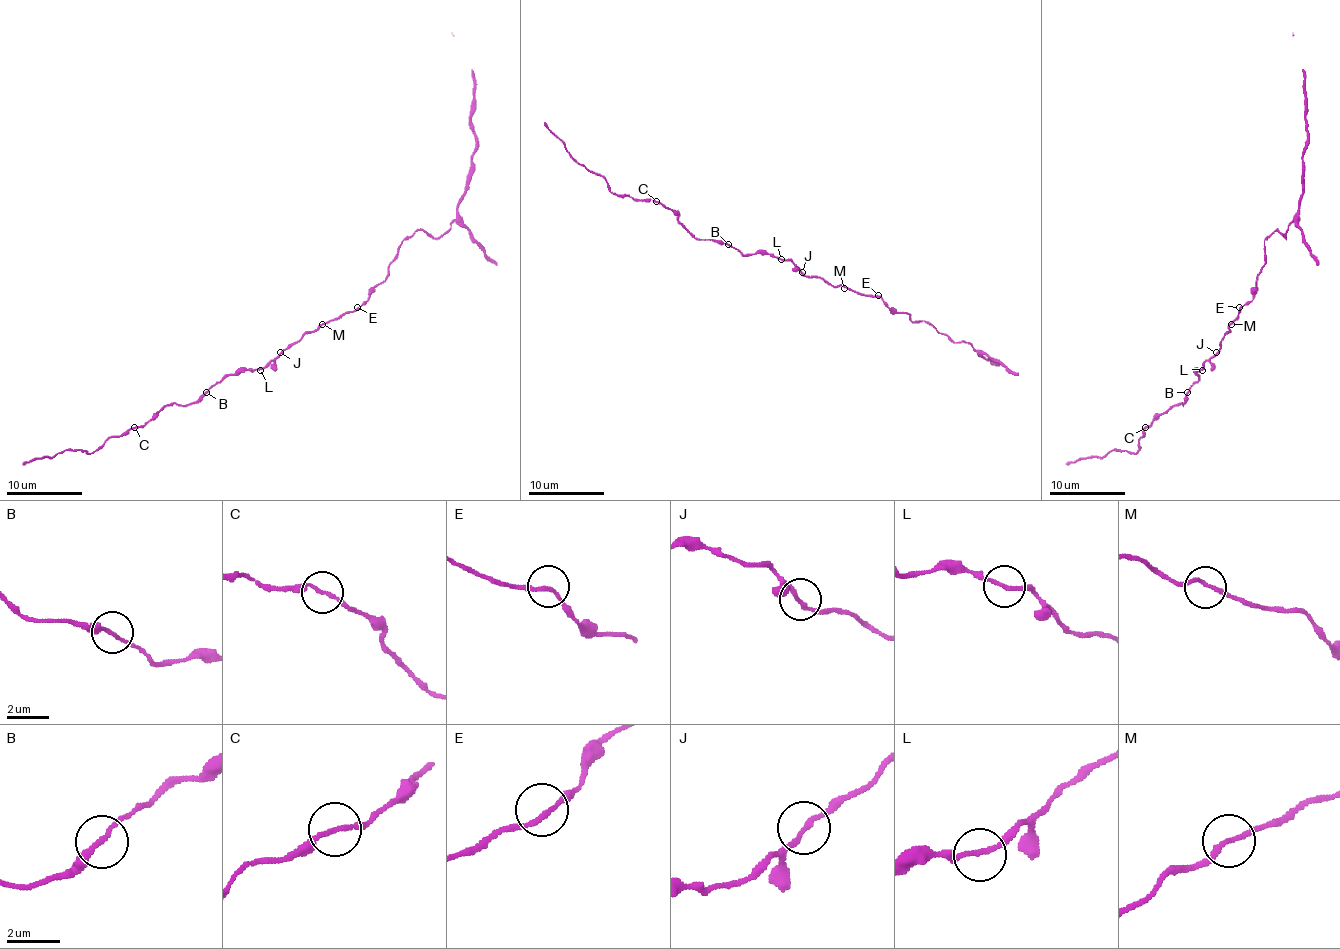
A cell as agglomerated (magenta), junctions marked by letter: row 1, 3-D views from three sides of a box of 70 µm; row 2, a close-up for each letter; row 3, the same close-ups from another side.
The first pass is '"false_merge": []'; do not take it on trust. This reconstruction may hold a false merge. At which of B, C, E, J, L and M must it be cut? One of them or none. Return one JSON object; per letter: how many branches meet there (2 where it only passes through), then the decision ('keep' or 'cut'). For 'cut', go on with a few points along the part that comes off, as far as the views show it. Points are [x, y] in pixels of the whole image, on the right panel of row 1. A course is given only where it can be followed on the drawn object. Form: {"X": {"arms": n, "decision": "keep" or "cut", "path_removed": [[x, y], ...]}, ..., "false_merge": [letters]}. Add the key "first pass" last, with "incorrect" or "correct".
{"B": {"arms": 2, "decision": "keep"}, "C": {"arms": 2, "decision": "keep"}, "E": {"arms": 2, "decision": "keep"}, "J": {"arms": 2, "decision": "keep"}, "L": {"arms": 2, "decision": "keep"}, "M": {"arms": 2, "decision": "keep"}, "false_merge": [], "first pass": "correct"}

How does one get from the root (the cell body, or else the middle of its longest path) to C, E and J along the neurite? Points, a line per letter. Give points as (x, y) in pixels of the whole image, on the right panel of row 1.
C: (1229, 324), (1220, 349), (1197, 370), (1199, 379), (1189, 389), (1183, 406), (1170, 406), (1145, 427)
E: (1229, 324), (1239, 314), (1239, 307)
J: (1229, 324), (1229, 331), (1216, 352)

